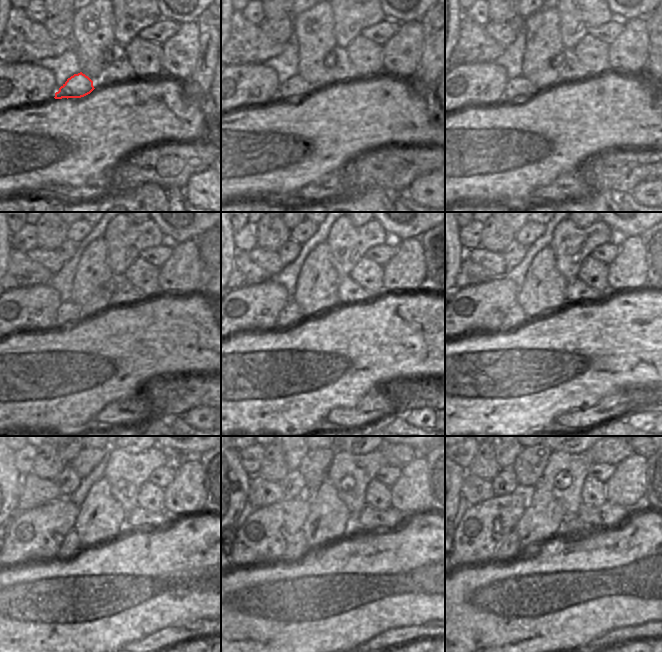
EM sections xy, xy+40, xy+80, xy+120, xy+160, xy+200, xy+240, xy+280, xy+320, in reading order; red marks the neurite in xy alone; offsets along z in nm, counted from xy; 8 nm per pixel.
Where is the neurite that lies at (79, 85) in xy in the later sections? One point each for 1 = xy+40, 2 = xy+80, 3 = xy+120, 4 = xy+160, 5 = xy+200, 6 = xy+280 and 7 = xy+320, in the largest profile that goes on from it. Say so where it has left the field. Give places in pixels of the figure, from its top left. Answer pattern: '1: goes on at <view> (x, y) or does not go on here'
1: goes on at xy+40 (295, 87)
2: goes on at xy+80 (517, 88)
3: goes on at xy+120 (69, 312)
4: goes on at xy+160 (291, 315)
5: goes on at xy+200 (515, 319)
6: goes on at xy+280 (296, 547)
7: goes on at xy+320 (507, 551)

